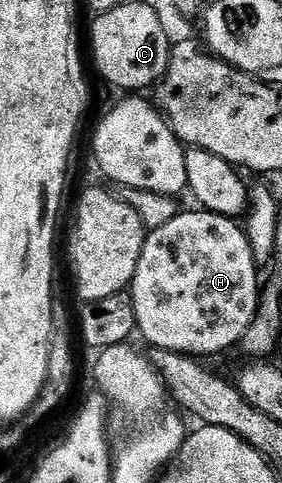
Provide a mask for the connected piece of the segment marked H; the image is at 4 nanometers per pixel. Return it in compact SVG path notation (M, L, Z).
M202 208L194 209L188 214L176 212L169 224L161 224L161 228L148 233L141 248L141 260L137 260L137 272L131 281L129 293L133 300L135 325L138 333L143 333L148 347L204 356L219 354L230 346L238 347L242 343L249 324L253 324L259 310L260 267L255 261L246 229L236 219L210 214Z

